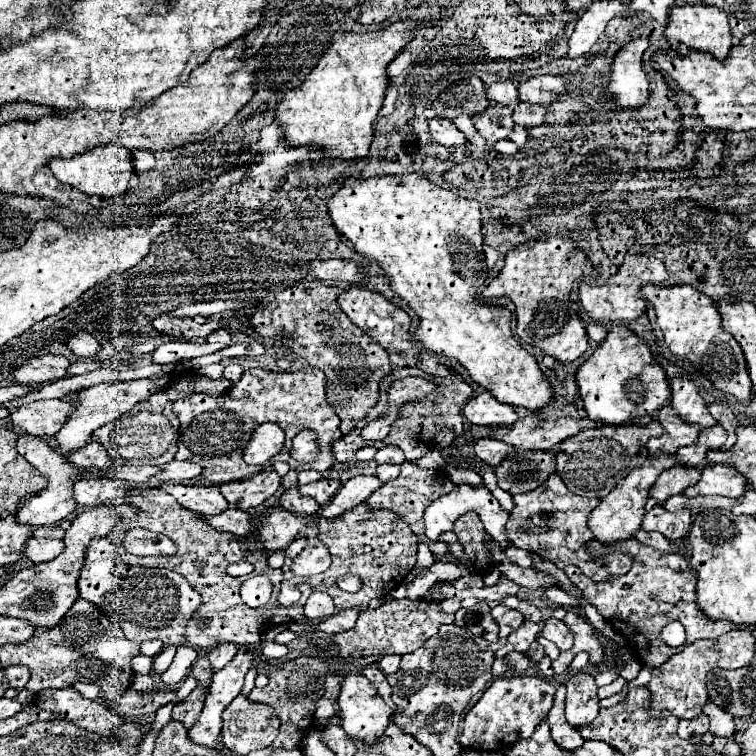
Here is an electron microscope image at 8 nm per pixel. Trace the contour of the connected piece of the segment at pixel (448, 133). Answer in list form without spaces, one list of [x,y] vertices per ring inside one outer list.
[[[431,119],[429,121],[429,131],[433,135],[433,139],[445,147],[459,147],[467,143],[467,137],[455,127],[455,123],[451,119]]]

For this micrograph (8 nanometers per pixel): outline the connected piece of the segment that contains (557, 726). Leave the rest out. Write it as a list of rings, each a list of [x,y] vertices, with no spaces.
[[[559,687],[555,693],[555,705],[549,711],[549,727],[551,727],[553,741],[565,751],[575,751],[585,741],[579,735],[579,731],[571,727],[565,719],[565,687]]]

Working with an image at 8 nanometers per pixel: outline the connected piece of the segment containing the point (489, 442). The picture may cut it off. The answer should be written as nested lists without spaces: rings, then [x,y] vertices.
[[[479,439],[475,443],[475,455],[489,467],[497,467],[497,463],[501,463],[501,459],[505,459],[511,451],[513,447],[501,443],[499,439]]]

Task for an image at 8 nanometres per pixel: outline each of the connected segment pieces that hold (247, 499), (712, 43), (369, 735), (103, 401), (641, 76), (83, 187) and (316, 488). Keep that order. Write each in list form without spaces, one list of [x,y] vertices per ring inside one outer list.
[[[267,469],[245,481],[223,483],[219,489],[231,507],[247,511],[251,507],[259,507],[263,501],[273,497],[279,491],[279,487],[281,477],[273,469]]]
[[[683,5],[673,7],[669,15],[669,25],[665,29],[665,35],[671,39],[677,39],[679,43],[685,43],[689,49],[697,49],[703,53],[711,53],[715,59],[727,59],[731,51],[731,29],[727,15],[719,11],[713,5]]]
[[[351,673],[351,675],[345,677],[345,681],[341,685],[339,723],[341,723],[343,731],[349,737],[353,737],[353,741],[373,745],[383,735],[383,731],[391,725],[391,709],[385,705],[385,701],[377,695],[377,689],[363,675]]]
[[[161,377],[157,381],[151,381],[151,379],[139,379],[139,381],[127,381],[127,383],[101,383],[101,385],[95,385],[95,387],[89,387],[89,389],[81,389],[77,391],[77,399],[81,401],[75,409],[75,413],[67,419],[67,423],[63,425],[63,429],[55,435],[55,443],[59,447],[59,451],[65,455],[65,453],[73,453],[73,451],[79,451],[81,447],[85,447],[85,443],[89,443],[91,439],[91,433],[95,429],[99,429],[101,425],[113,421],[115,417],[119,417],[121,413],[129,411],[137,401],[143,401],[147,399],[151,393],[157,393],[165,387],[171,385],[171,377]]]
[[[635,39],[615,53],[609,83],[605,87],[615,107],[637,109],[645,105],[649,97],[649,79],[643,71],[641,55],[647,45],[647,39]]]
[[[101,145],[71,159],[53,159],[49,169],[61,183],[71,183],[71,187],[93,197],[121,197],[129,191],[129,181],[135,175],[131,151],[121,145]]]
[[[321,479],[321,481],[315,481],[315,483],[309,483],[309,485],[301,485],[299,491],[303,495],[309,495],[313,497],[319,505],[325,505],[335,493],[337,489],[341,487],[339,481],[331,481],[331,479]]]

